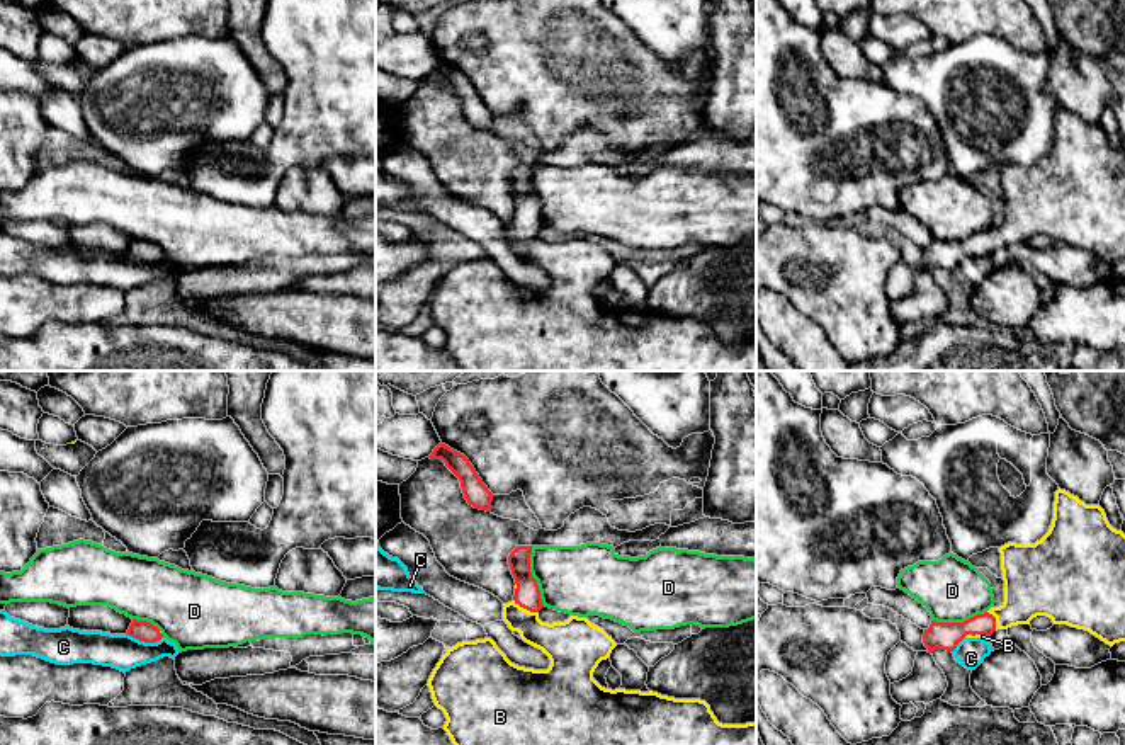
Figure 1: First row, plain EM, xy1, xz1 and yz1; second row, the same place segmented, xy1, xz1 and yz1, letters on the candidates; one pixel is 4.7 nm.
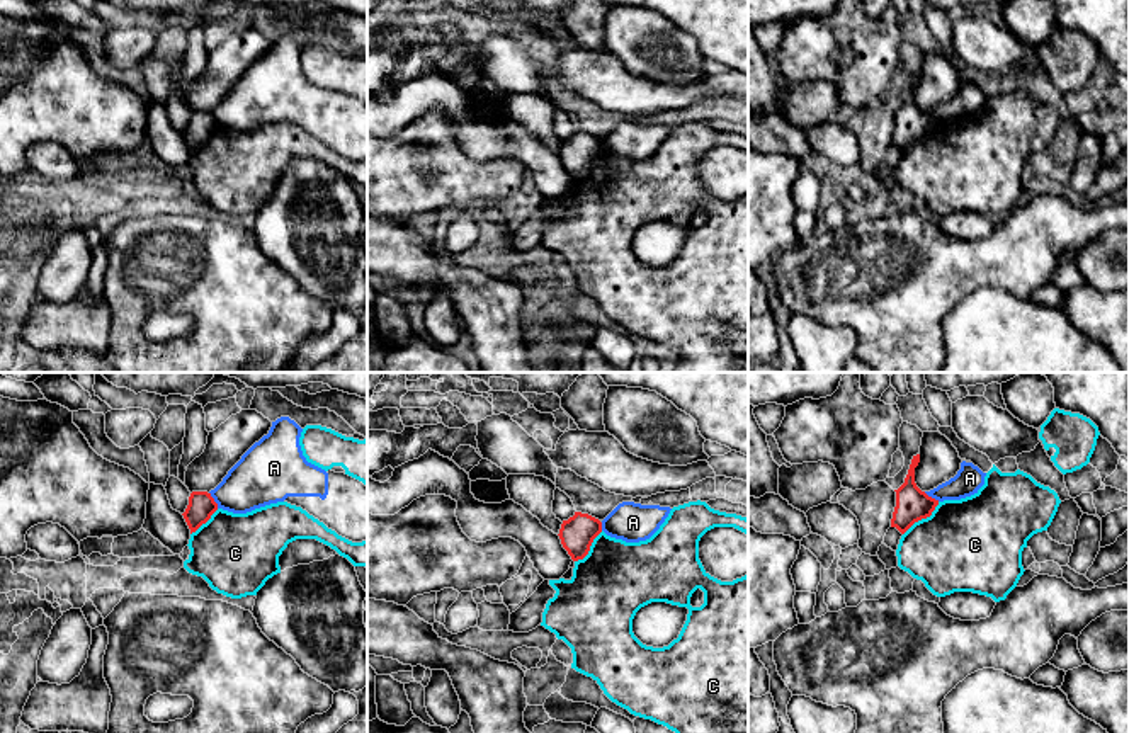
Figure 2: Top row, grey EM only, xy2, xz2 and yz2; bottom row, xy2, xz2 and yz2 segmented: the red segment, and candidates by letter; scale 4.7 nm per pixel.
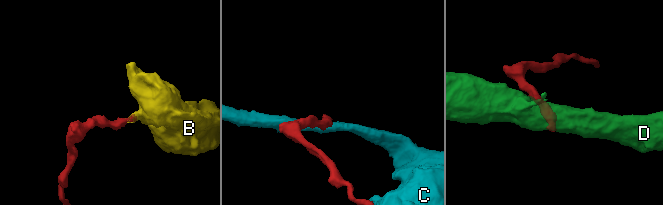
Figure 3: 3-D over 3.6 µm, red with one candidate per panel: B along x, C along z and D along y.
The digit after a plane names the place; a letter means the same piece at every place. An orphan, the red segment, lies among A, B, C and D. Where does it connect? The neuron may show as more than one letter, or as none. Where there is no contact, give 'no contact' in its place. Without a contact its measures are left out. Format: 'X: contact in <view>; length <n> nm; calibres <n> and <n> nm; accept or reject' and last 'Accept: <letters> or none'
A: contact in xy2; length 90 nm; calibres 130 and 260 nm; reject
B: contact in xz1; length 140 nm; calibres 120 and 200 nm; accept
C: contact in yz2; length 240 nm; calibres 160 and 440 nm; reject
D: contact in xz1; length 300 nm; calibres 120 and 340 nm; reject
Accept: B

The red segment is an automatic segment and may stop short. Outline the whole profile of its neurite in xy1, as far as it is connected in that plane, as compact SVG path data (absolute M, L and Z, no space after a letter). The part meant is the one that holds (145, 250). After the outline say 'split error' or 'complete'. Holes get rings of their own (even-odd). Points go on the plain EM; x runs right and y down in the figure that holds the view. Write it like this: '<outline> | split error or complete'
M133 238L126 253L144 262L156 262L163 257L163 253L160 252L156 245L153 245L148 240L138 240L138 238Z | complete

